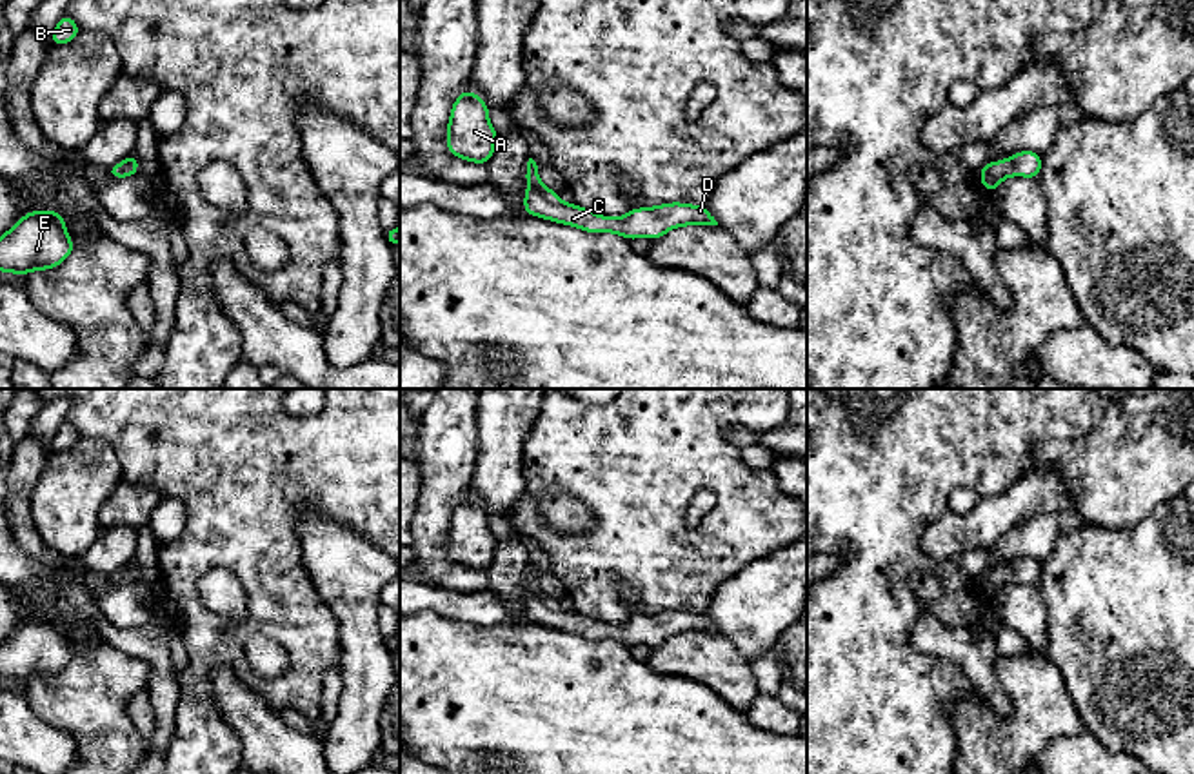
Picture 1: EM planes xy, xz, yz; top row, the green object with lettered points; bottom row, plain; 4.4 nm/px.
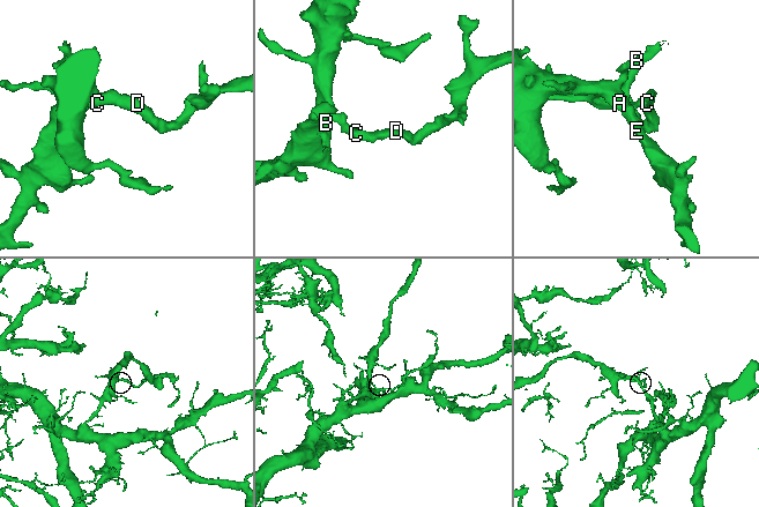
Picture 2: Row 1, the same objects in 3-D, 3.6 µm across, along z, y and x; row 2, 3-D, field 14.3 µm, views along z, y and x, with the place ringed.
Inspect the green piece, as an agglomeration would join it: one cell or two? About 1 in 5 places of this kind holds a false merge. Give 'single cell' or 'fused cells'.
single cell

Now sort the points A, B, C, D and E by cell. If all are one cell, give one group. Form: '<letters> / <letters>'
A B C D E

